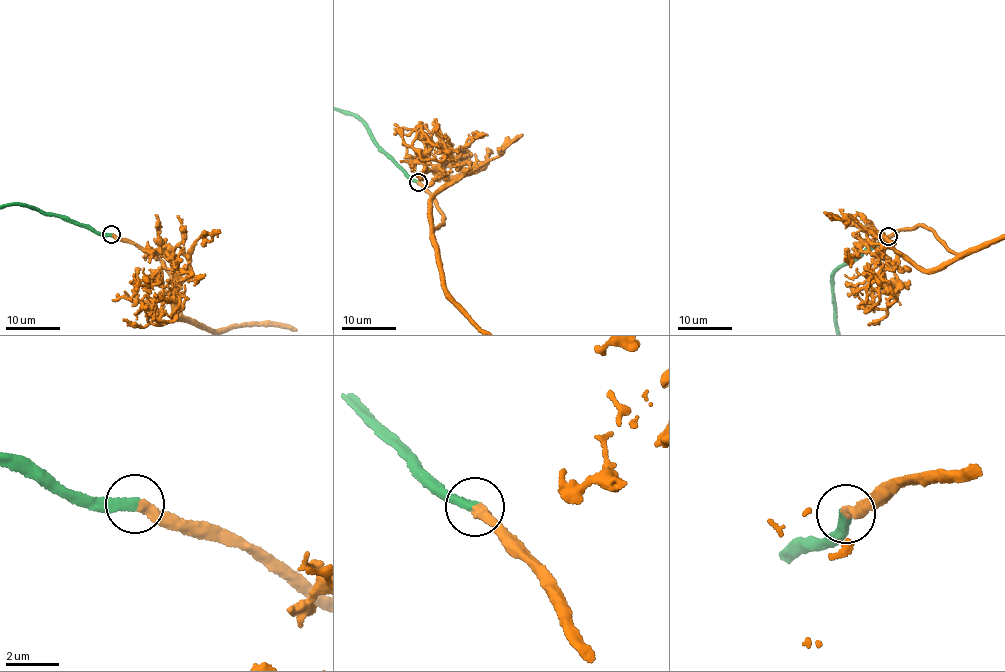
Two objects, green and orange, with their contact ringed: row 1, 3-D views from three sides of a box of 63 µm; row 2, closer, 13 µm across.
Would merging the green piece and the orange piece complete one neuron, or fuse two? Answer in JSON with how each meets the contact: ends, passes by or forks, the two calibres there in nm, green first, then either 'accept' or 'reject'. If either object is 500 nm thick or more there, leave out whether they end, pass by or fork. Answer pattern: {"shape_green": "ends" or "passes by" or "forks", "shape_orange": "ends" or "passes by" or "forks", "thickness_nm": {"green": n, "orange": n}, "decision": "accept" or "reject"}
{"shape_green": "ends", "shape_orange": "ends", "thickness_nm": {"green": 380, "orange": 360}, "decision": "accept"}

